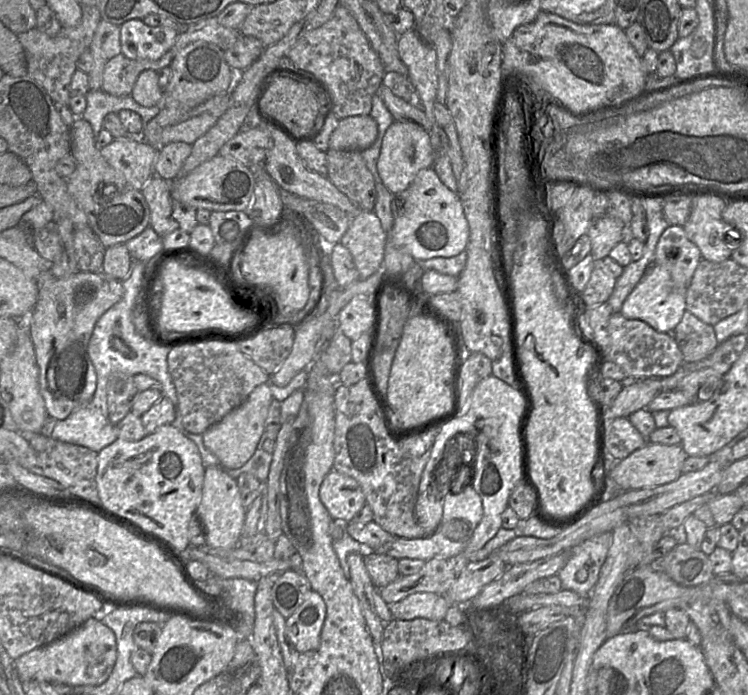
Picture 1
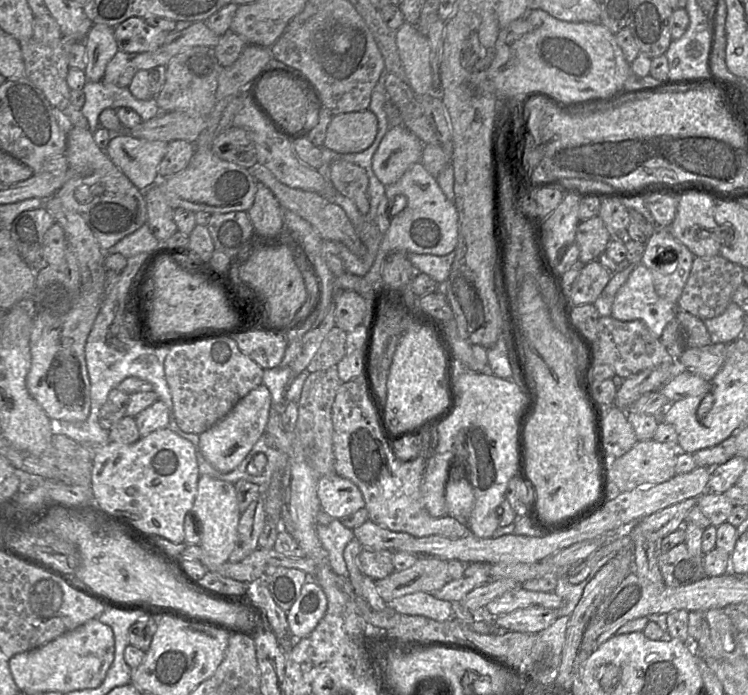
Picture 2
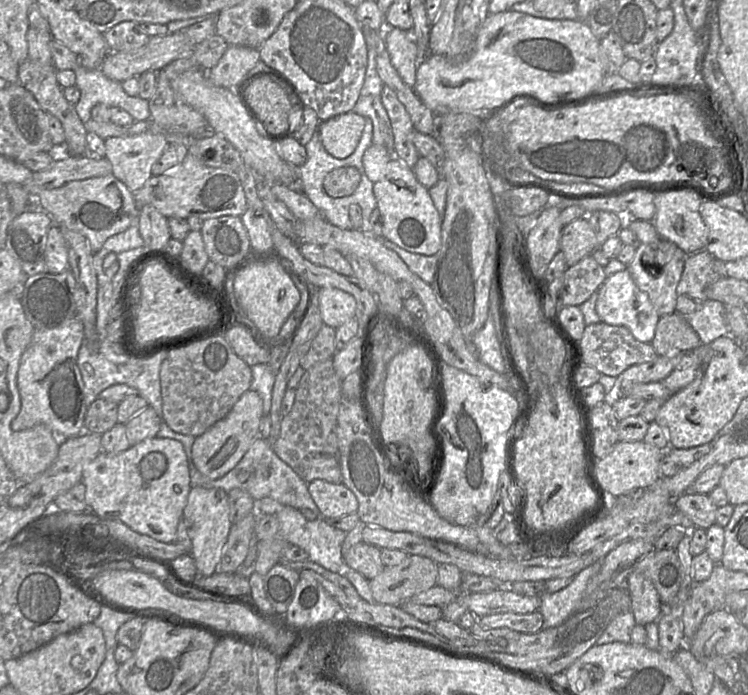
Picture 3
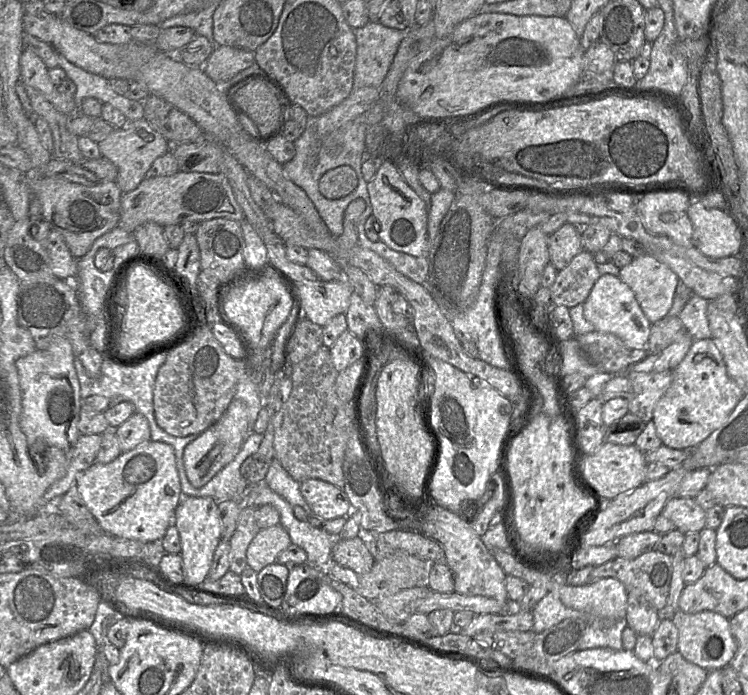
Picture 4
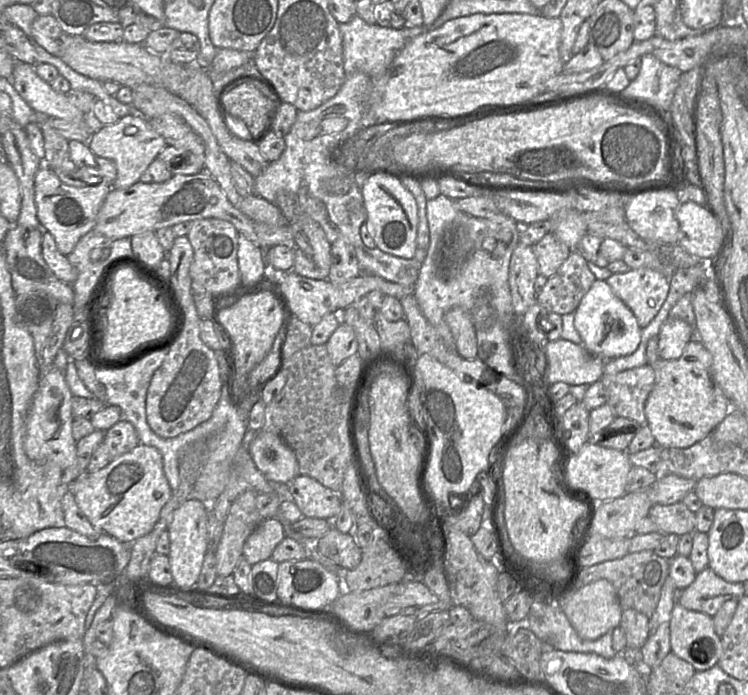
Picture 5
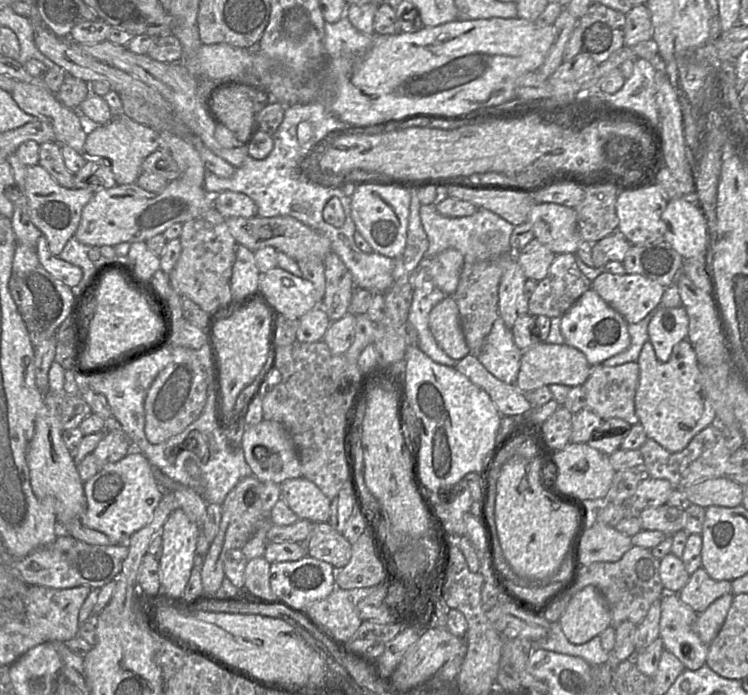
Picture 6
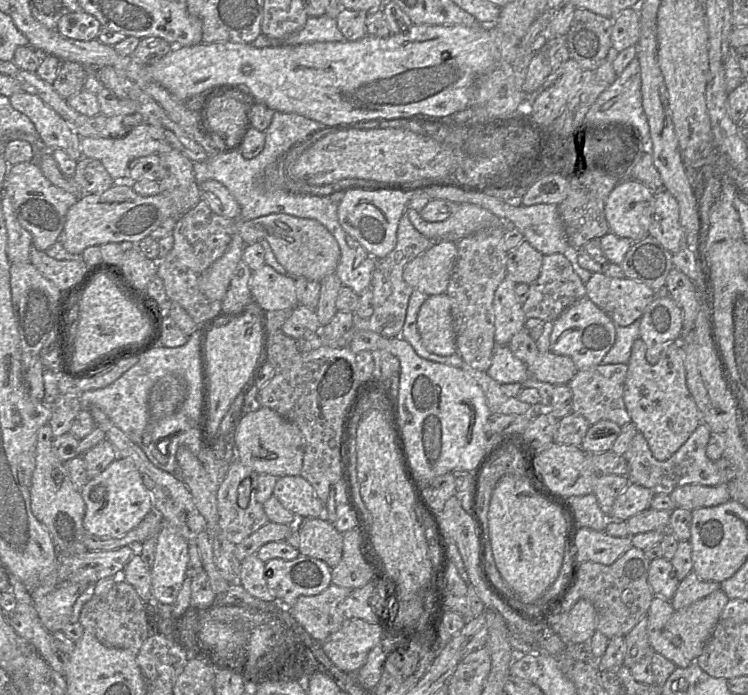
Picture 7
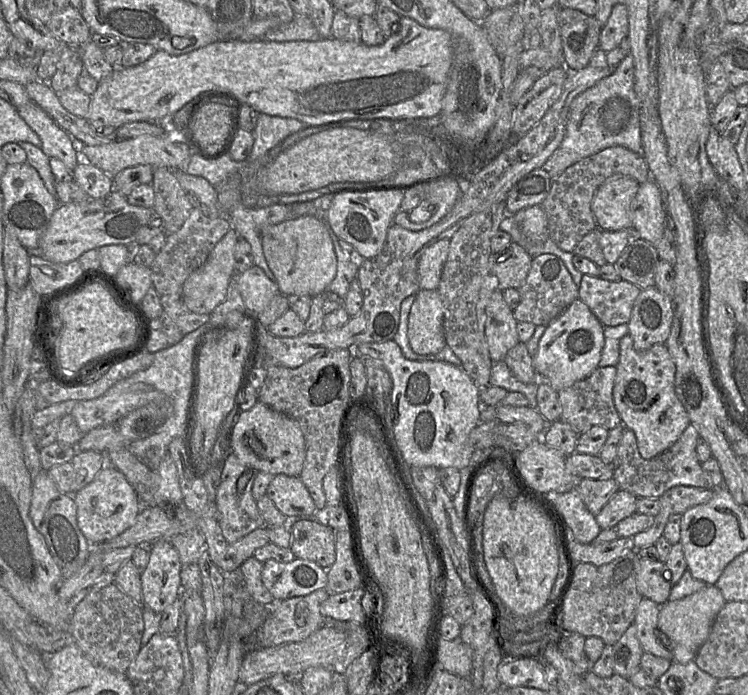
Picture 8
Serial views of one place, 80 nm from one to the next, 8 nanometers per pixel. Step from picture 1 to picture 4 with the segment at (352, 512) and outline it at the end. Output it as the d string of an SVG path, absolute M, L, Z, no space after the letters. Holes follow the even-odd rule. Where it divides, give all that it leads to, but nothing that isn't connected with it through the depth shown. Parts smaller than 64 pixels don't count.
M320 479L300 483L300 491L313 515L333 519L350 515L352 506L344 489Z

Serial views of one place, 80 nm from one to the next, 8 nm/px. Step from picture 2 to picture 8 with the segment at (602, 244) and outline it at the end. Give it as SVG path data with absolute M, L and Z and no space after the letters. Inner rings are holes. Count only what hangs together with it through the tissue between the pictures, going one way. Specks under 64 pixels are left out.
M516 243L492 253L490 269L499 280L499 289L520 288L528 275L533 258Z

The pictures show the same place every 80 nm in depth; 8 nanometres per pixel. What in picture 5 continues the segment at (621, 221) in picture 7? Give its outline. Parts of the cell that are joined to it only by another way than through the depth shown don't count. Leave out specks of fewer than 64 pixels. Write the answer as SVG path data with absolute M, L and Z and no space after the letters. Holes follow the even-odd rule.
M653 188L621 195L625 198L625 219L640 237L653 242L678 243L680 225L677 210L681 204L675 191Z

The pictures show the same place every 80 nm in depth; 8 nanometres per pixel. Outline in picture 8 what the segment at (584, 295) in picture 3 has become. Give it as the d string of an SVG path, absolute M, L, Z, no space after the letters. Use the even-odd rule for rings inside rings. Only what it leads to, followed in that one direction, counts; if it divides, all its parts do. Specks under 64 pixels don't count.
M541 254L533 258L524 284L518 288L520 302L513 309L517 322L530 322L536 326L547 326L578 299L579 287L574 282L563 261L552 254Z

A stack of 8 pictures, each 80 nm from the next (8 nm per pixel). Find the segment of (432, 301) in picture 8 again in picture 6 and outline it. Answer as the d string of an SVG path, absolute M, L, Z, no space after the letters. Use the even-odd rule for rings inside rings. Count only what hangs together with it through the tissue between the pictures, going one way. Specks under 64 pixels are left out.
M448 296L429 314L429 329L440 348L456 360L470 354L459 319L457 302Z

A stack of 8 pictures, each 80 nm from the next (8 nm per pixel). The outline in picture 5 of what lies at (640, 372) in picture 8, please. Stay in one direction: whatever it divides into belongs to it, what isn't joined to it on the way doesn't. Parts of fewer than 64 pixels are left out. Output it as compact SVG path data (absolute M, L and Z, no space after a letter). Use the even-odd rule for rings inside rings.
M657 335L647 343L646 358L656 377L645 405L647 425L656 440L656 446L686 449L710 435L730 412L732 403L713 378L709 351L698 339L693 338L678 359L666 361L658 354Z

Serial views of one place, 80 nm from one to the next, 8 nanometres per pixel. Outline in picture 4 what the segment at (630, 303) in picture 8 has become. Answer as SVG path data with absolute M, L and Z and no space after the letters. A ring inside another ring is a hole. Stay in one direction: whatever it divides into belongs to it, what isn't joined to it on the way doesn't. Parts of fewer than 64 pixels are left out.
M646 253L633 258L618 277L632 289L652 324L668 315L680 280L668 266Z

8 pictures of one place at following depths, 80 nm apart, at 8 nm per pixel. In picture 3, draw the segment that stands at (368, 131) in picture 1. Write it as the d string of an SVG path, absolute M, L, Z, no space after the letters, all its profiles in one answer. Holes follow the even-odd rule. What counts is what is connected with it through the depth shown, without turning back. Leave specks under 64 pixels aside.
M355 112L342 113L322 121L320 138L325 149L336 158L345 158L356 149L366 117Z

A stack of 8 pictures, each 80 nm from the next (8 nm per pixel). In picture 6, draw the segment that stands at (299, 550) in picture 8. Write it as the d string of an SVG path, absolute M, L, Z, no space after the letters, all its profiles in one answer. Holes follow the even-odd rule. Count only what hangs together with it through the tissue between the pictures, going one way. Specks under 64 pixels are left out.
M327 522L314 523L304 543L306 554L330 563L335 568L345 567L352 556L352 544Z

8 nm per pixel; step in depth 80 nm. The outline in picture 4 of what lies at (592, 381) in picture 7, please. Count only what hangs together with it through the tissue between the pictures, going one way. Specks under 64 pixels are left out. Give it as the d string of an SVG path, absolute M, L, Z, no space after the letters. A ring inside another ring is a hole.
M671 371L634 372L626 374L633 386L634 395L629 399L629 413L647 424L652 421L654 408L672 381Z

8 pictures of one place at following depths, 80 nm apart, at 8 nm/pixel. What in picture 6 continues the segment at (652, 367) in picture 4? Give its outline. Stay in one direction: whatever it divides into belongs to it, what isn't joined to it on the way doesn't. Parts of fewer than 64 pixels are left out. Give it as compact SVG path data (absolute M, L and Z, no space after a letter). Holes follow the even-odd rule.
M684 307L660 308L648 325L649 341L656 357L666 362L675 345L686 340L689 317Z

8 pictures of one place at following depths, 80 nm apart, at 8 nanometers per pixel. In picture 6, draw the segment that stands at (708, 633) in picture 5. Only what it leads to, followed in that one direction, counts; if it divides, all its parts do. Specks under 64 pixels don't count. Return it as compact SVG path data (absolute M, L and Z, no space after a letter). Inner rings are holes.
M674 593L662 595L660 604L659 638L664 650L678 658L686 670L694 671L706 665L709 644L703 643L693 631L699 613Z

